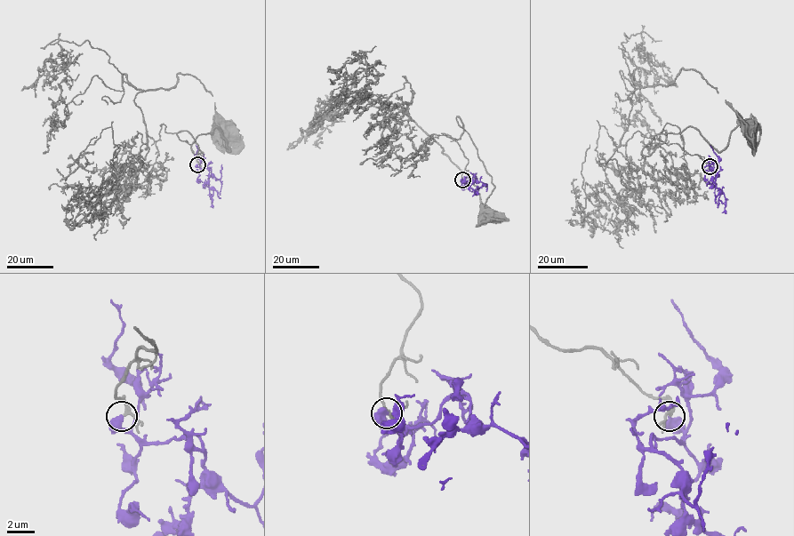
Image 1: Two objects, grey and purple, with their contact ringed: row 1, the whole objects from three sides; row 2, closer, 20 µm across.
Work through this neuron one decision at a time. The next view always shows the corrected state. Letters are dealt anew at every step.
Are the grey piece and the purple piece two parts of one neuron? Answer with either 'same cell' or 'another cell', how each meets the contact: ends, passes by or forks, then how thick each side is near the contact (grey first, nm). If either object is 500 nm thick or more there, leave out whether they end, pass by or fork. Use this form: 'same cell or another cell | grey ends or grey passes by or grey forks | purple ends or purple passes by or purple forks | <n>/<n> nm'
same cell | 200/650 nm

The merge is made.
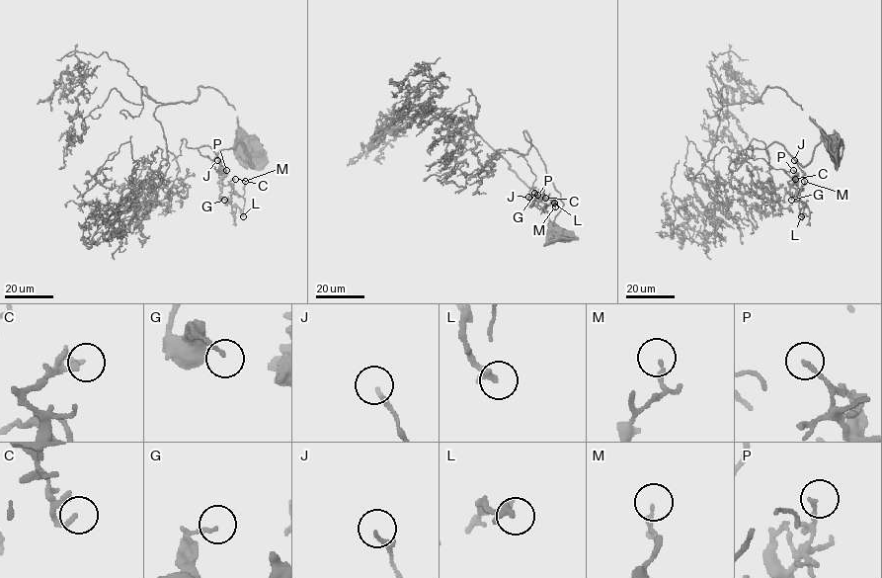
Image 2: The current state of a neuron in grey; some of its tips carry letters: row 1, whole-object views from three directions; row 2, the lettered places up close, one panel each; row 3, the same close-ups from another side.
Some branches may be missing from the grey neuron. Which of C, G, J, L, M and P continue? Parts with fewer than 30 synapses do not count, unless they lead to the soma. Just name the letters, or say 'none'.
none

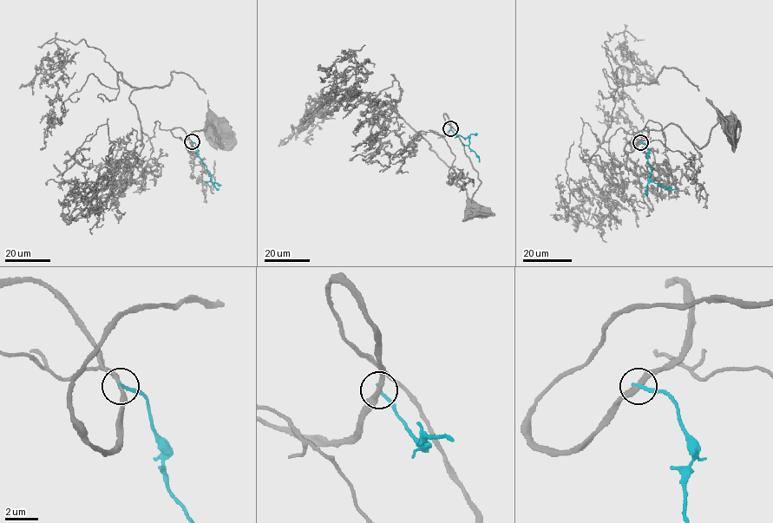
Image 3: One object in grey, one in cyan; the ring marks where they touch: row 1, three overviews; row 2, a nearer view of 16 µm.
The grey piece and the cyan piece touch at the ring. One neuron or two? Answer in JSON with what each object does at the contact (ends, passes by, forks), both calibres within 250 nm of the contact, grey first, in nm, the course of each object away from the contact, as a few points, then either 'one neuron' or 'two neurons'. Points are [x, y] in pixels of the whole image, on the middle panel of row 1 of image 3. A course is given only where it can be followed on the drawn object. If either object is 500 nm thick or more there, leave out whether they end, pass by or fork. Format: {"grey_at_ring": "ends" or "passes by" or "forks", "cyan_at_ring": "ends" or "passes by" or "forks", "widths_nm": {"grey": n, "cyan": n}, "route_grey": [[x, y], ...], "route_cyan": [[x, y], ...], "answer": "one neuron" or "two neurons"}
{"grey_at_ring": "passes by", "cyan_at_ring": "ends", "widths_nm": {"grey": 260, "cyan": 170}, "route_grey": [[450, 128], [395, 156], [398, 81], [329, 101], [371, 72], [322, 101], [347, 81]], "route_cyan": [[450, 128], [455, 136], [468, 137], [469, 147], [480, 161]], "answer": "two neurons"}

